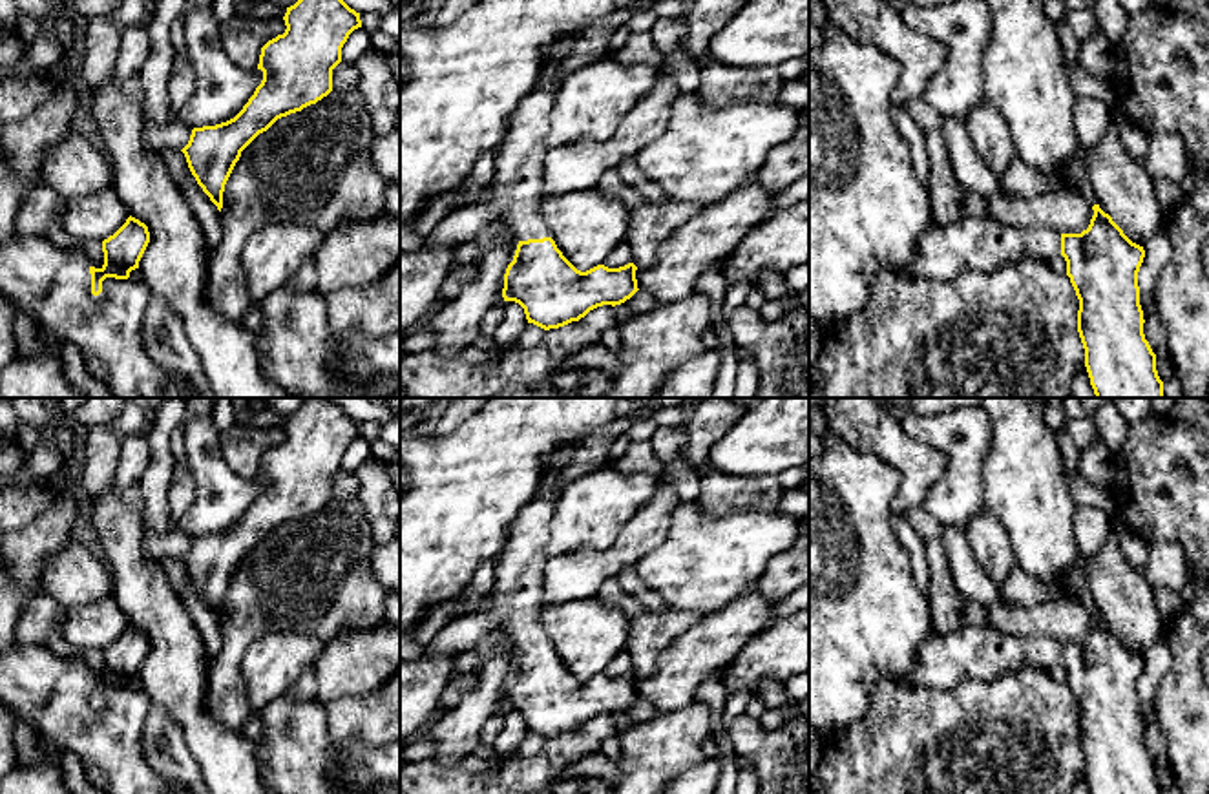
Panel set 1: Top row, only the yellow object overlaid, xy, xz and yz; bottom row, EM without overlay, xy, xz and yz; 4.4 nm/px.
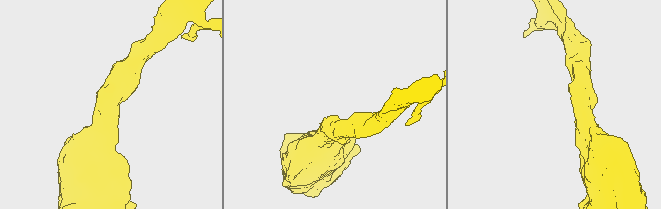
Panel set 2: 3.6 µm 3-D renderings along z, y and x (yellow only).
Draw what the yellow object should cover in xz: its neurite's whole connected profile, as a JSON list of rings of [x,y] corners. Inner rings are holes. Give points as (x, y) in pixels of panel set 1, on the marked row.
[[[562,37],[544,49],[539,84],[511,113],[495,148],[489,197],[451,212],[426,237],[429,245],[458,246],[477,241],[484,226],[504,219],[519,245],[504,274],[502,298],[519,303],[528,323],[544,330],[579,321],[597,307],[621,305],[639,290],[634,263],[577,270],[548,235],[542,219],[550,113],[562,66],[579,37]]]

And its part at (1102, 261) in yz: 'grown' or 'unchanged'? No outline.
grown

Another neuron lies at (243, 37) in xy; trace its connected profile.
[[[236,15],[219,24],[219,37],[226,55],[243,69],[252,71],[259,64],[261,47],[283,35],[287,29],[283,18],[254,18]]]

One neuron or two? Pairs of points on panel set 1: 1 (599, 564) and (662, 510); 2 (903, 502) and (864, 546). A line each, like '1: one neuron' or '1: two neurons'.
1: one neuron
2: two neurons

